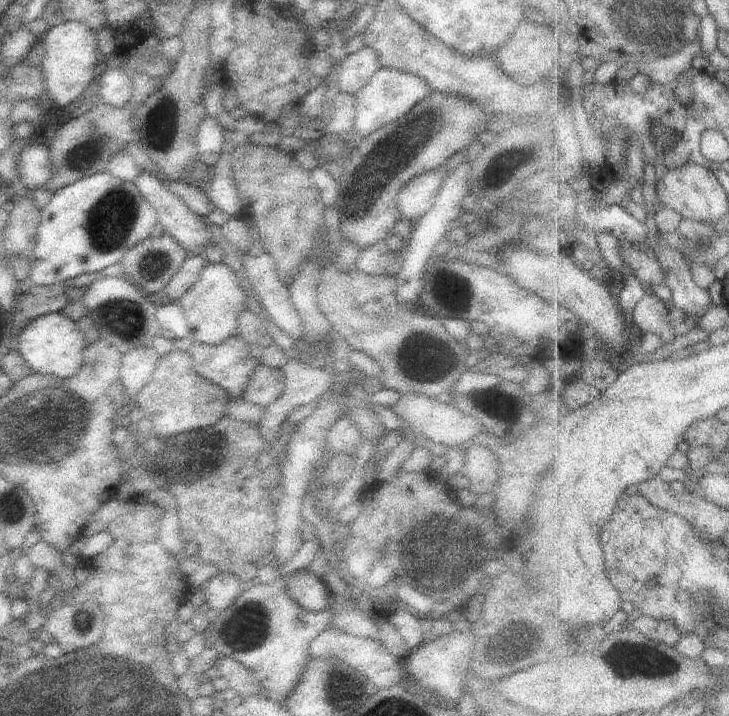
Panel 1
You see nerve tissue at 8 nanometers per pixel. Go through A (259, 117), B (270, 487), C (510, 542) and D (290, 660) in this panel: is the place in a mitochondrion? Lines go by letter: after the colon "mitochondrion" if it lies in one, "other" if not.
A: other
B: other
C: other
D: other

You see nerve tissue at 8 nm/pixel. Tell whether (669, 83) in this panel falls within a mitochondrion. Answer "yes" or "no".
no

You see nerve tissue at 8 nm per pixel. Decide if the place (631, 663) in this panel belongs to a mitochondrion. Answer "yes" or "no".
yes

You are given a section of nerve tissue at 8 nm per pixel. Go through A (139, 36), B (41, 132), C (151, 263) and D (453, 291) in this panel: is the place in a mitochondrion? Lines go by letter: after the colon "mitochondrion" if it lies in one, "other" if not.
A: other
B: other
C: mitochondrion
D: mitochondrion

